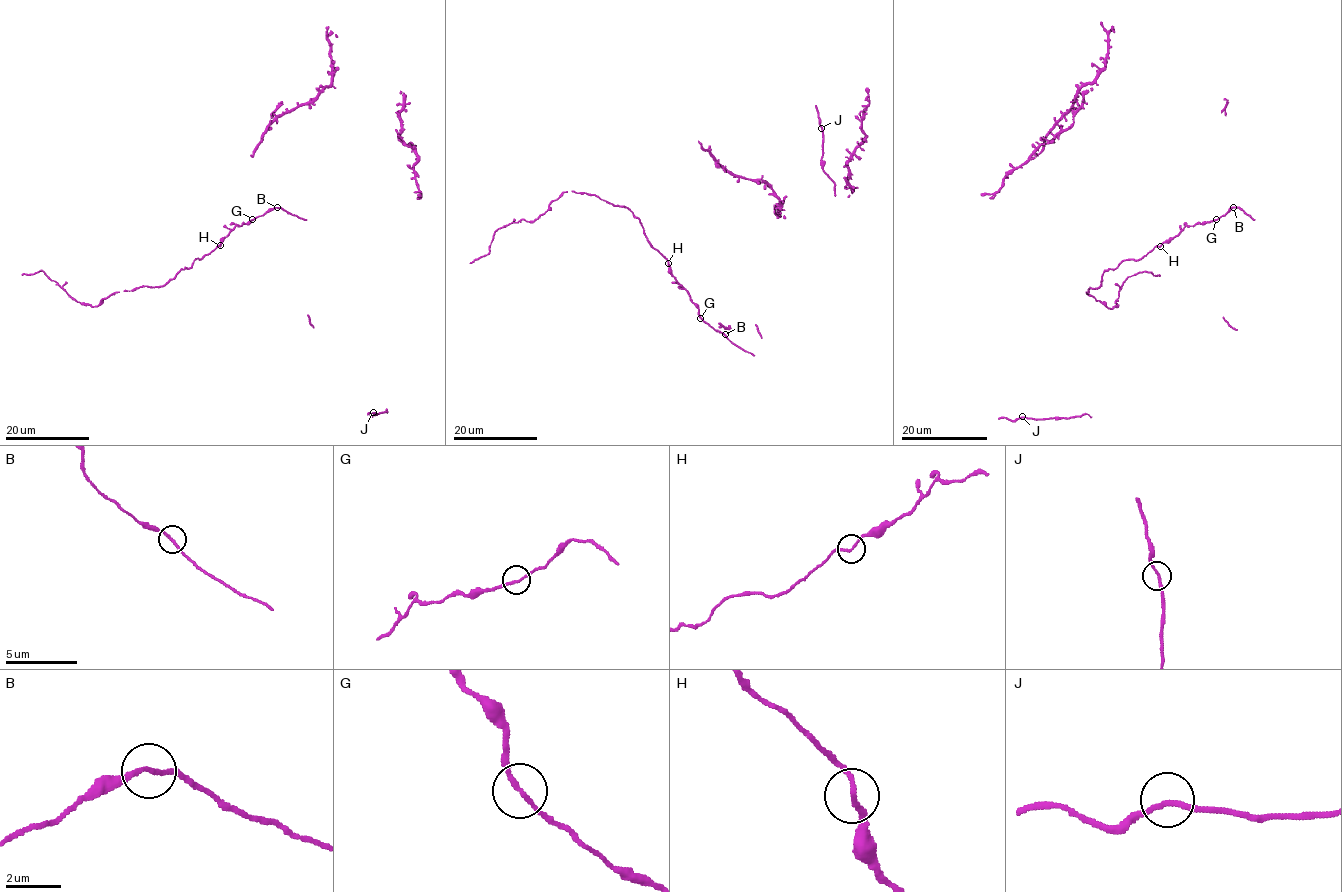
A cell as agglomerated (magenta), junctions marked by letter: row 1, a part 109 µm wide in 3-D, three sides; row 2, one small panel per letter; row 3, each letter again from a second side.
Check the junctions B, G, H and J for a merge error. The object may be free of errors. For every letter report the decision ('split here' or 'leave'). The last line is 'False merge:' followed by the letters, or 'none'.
B: leave
G: leave
H: leave
J: leave
False merge: none

